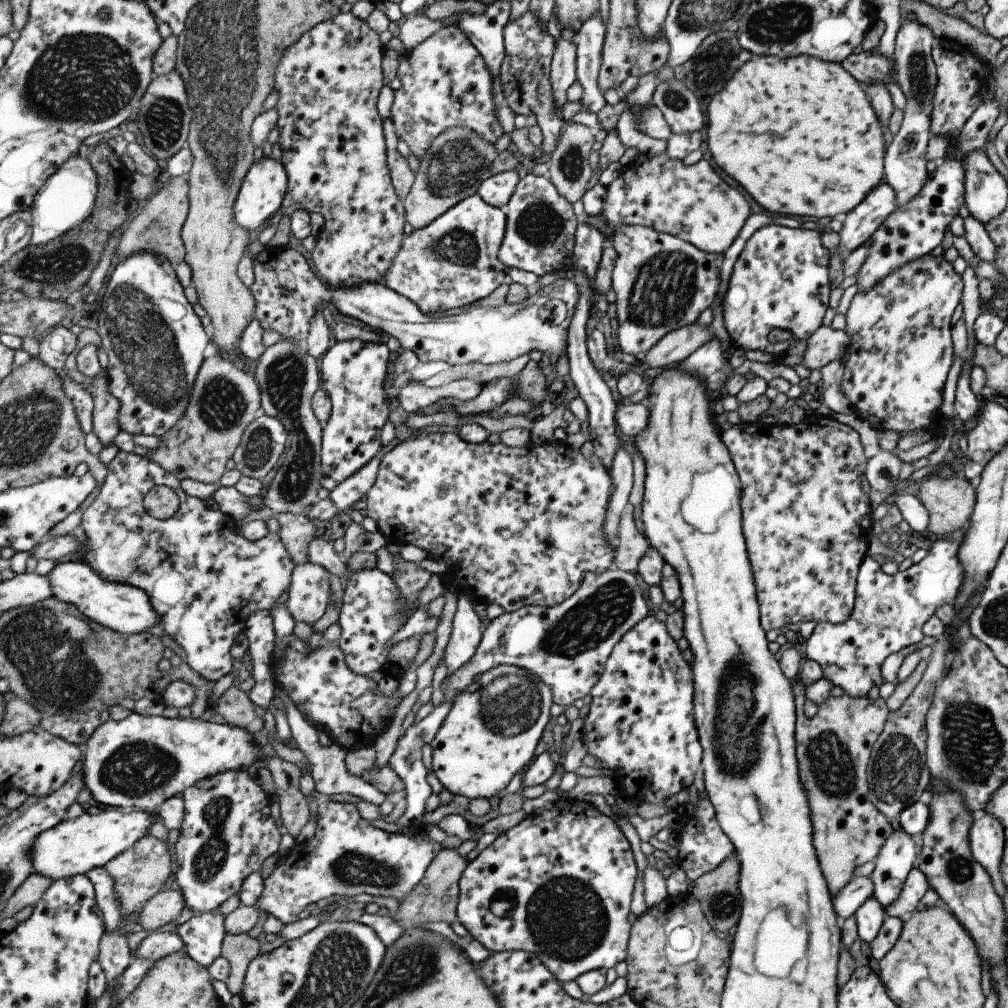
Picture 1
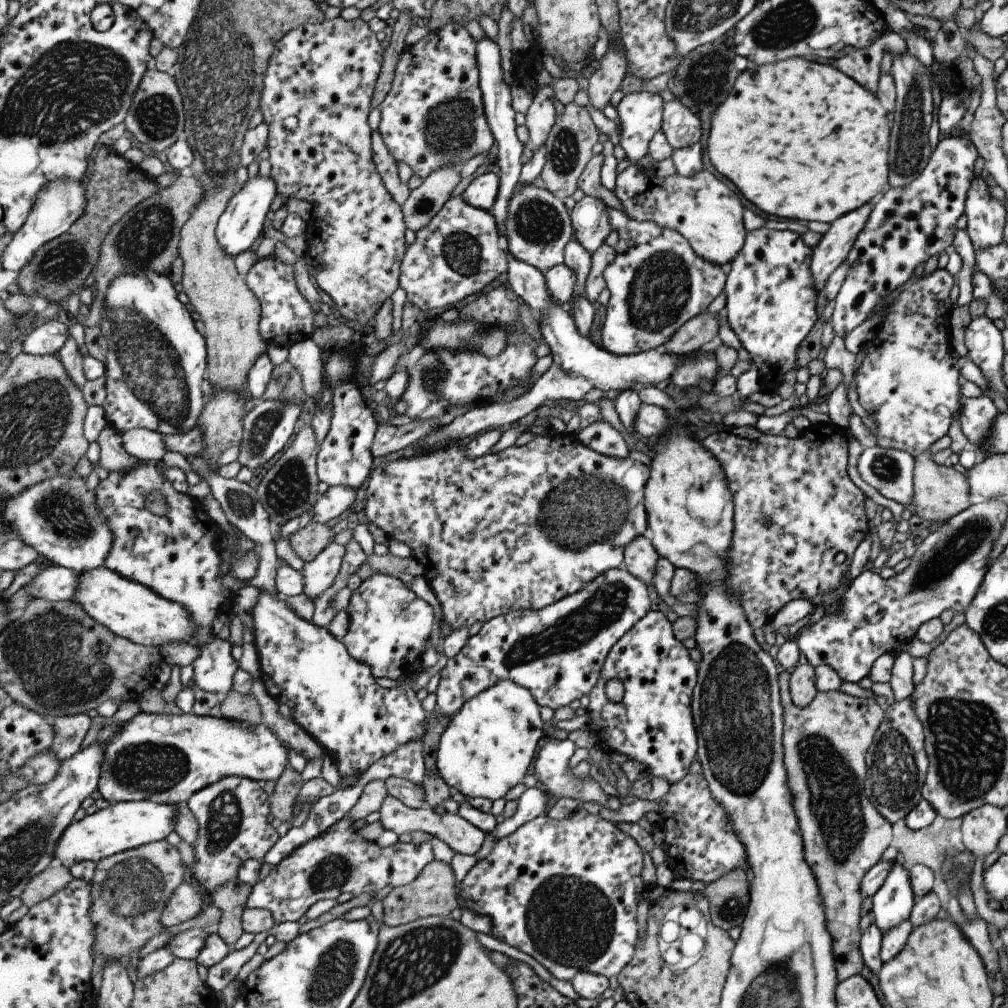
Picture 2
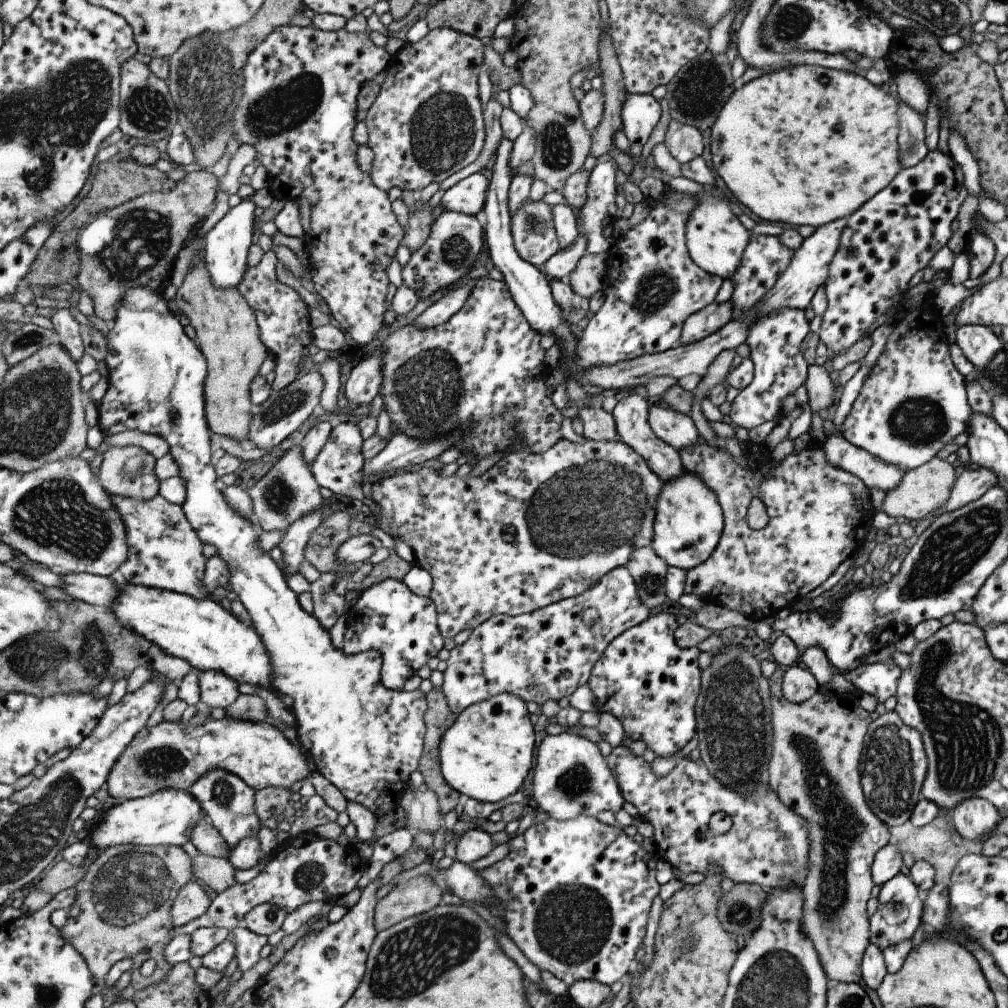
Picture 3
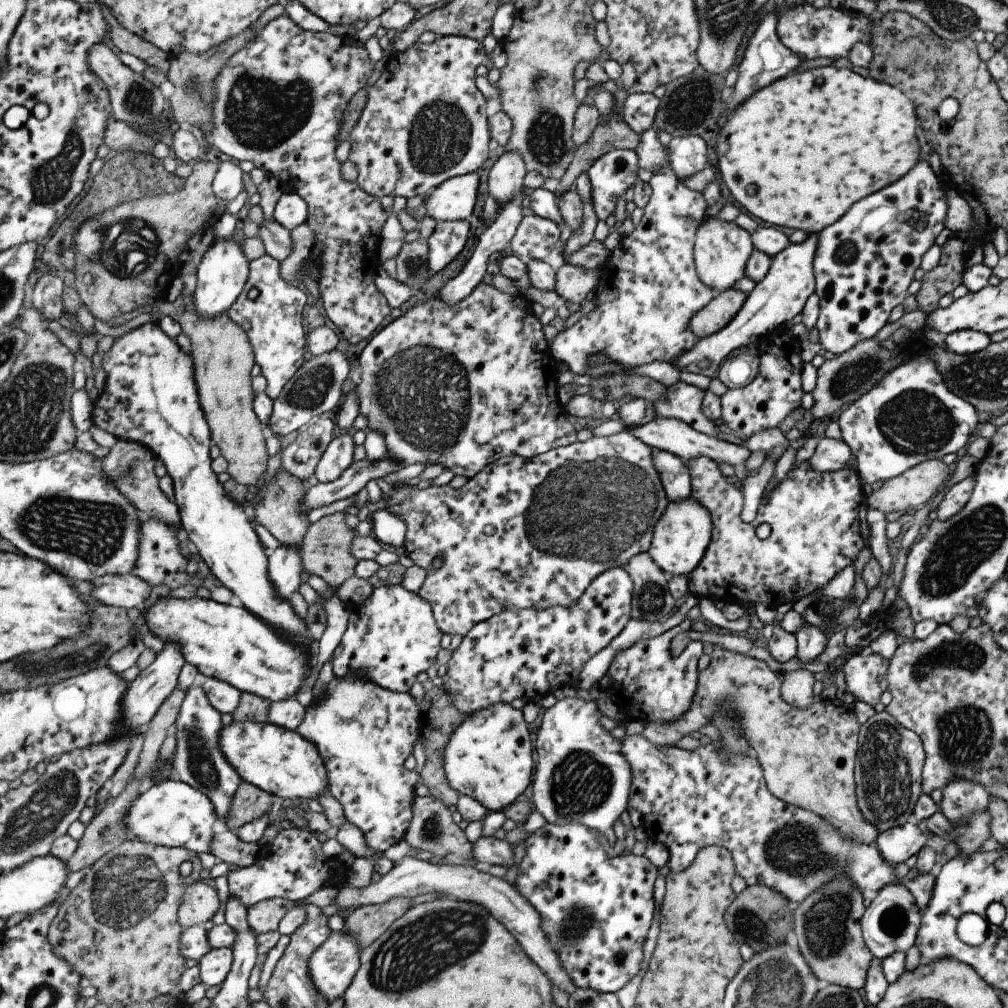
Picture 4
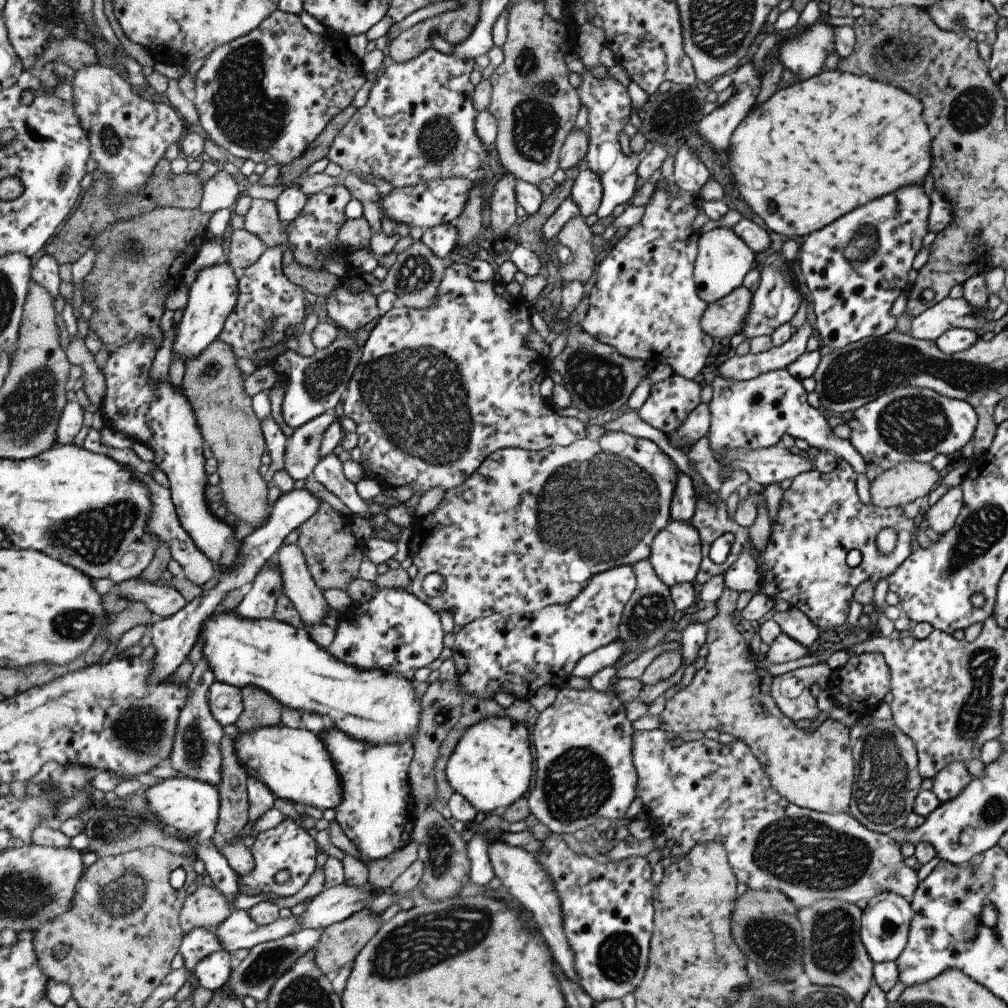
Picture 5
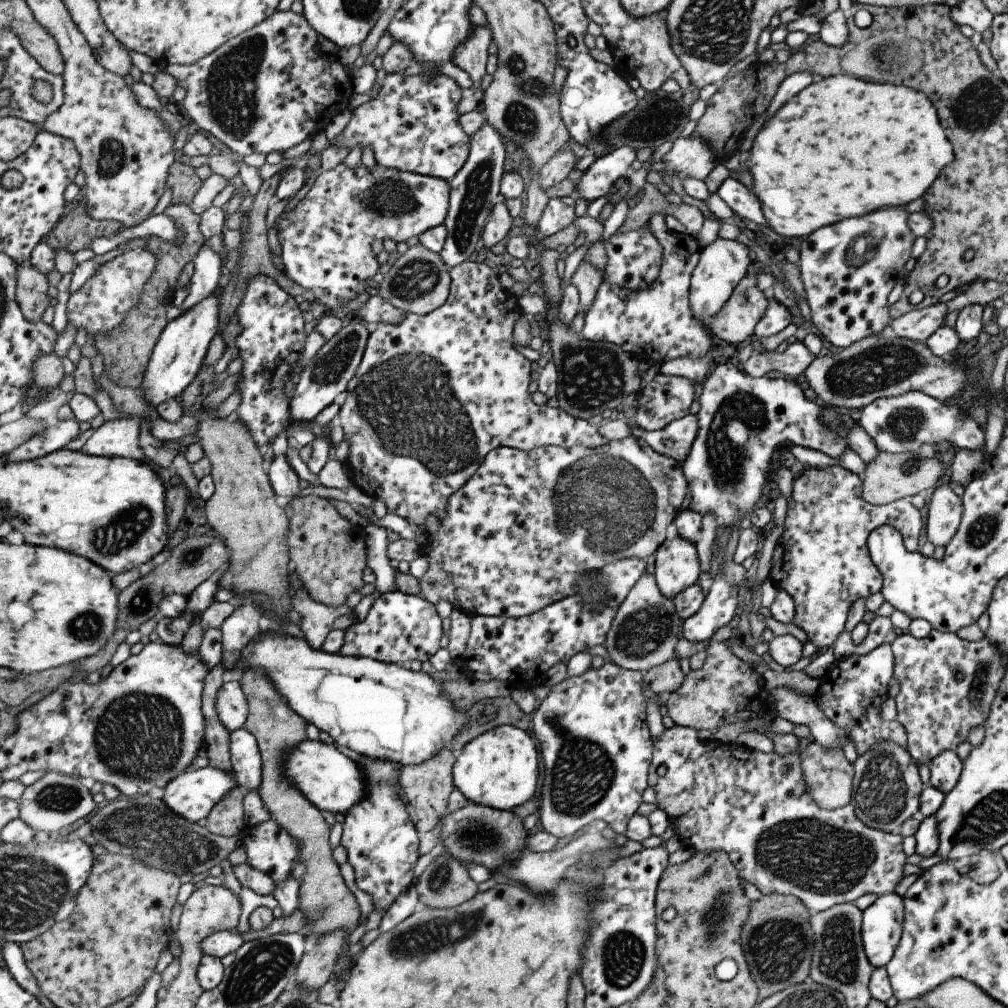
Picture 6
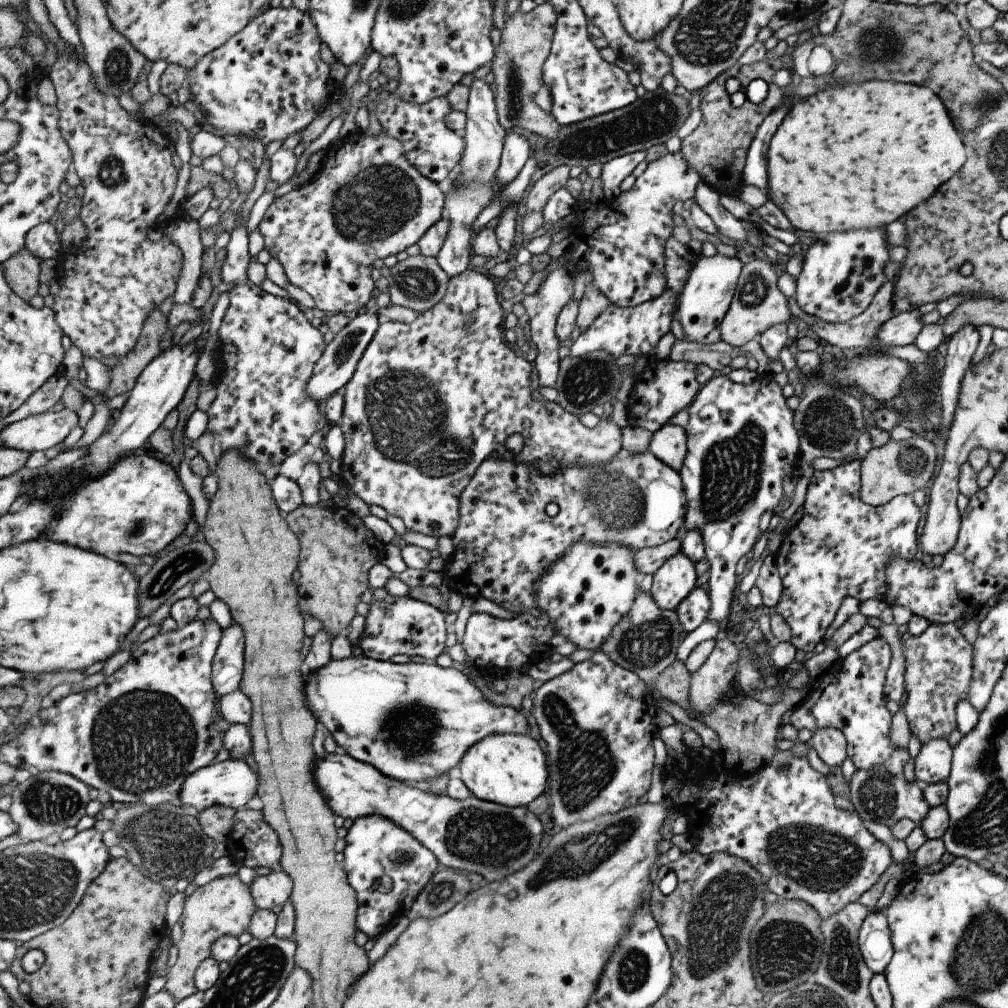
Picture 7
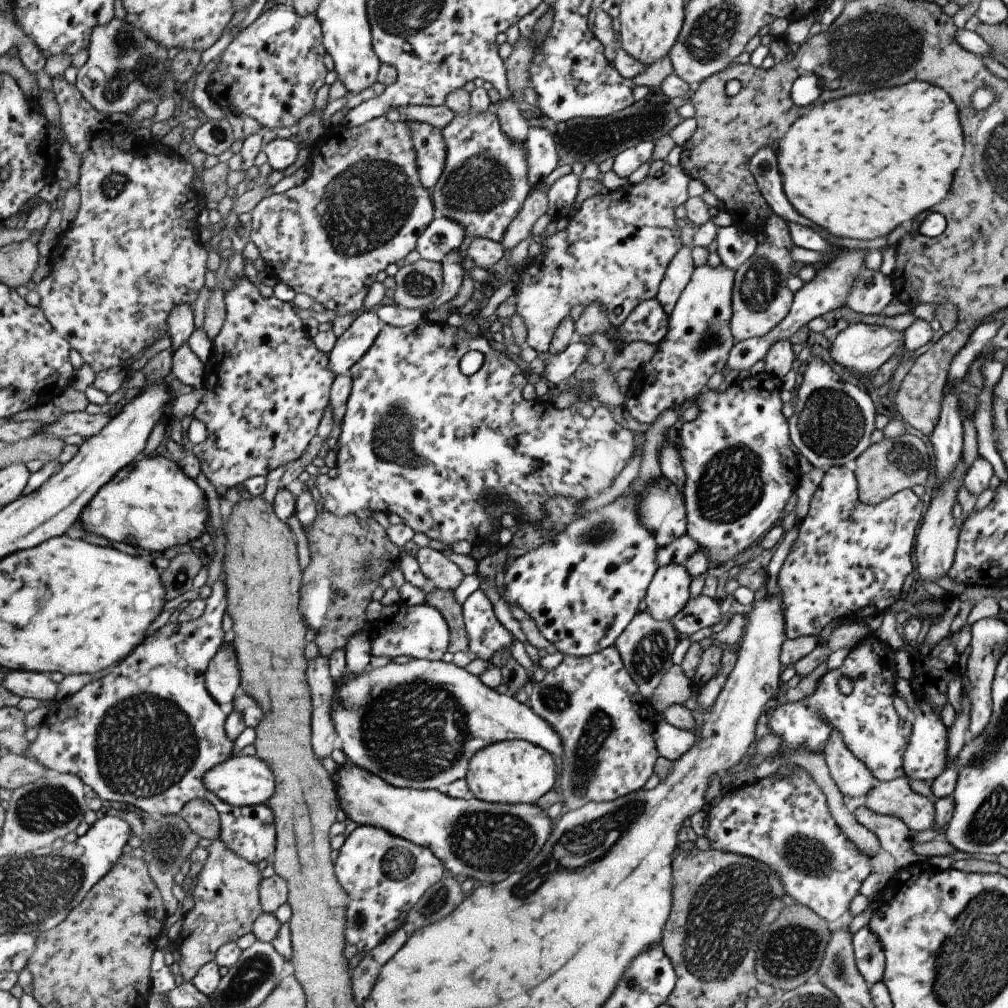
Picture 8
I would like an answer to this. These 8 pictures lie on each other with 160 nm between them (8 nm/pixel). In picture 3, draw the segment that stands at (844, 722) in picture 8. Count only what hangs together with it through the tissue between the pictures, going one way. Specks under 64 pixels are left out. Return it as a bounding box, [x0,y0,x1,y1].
[843,662,902,705]

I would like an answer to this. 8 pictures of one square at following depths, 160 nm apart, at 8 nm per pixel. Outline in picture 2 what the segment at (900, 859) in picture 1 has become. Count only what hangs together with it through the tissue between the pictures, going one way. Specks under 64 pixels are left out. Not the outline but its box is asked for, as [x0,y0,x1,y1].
[871,860,915,933]

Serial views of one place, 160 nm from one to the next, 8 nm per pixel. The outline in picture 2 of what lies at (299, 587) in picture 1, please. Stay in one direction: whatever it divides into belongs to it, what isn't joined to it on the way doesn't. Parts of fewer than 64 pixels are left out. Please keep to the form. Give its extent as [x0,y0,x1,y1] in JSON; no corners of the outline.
[301,543,347,604]

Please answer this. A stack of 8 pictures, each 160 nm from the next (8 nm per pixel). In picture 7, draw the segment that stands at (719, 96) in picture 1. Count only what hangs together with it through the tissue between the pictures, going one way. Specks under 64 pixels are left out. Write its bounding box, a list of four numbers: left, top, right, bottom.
[766,81,965,235]

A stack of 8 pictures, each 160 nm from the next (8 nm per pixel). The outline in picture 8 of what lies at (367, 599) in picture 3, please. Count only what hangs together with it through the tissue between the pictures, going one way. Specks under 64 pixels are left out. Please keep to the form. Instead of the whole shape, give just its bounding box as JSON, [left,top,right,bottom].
[370,600,450,661]

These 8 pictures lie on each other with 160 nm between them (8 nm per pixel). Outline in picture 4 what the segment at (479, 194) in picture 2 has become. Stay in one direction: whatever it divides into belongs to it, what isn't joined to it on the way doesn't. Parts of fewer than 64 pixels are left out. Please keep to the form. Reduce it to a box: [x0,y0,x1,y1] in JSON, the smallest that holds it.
[425,172,481,221]

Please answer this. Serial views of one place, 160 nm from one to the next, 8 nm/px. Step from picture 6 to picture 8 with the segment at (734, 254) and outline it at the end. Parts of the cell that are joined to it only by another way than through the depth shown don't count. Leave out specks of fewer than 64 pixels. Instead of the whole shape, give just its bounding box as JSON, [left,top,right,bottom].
[621,263,735,424]

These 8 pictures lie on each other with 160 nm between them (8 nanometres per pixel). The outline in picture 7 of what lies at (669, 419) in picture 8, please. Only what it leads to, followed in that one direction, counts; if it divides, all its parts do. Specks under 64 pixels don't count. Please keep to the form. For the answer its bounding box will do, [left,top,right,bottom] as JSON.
[537,543,641,650]

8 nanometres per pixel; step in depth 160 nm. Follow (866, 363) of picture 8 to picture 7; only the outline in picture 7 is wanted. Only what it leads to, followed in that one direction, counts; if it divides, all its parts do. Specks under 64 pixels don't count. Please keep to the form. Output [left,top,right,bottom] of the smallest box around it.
[877,309,922,347]

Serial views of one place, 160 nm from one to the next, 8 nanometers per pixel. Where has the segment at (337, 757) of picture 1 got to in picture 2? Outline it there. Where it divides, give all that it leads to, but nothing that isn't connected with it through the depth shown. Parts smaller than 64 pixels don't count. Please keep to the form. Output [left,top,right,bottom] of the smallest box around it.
[379,795,487,854]

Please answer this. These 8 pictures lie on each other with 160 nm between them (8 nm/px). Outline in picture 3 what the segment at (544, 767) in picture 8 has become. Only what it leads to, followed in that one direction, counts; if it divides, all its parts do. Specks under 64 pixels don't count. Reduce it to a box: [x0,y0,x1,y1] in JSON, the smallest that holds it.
[440,693,537,802]

